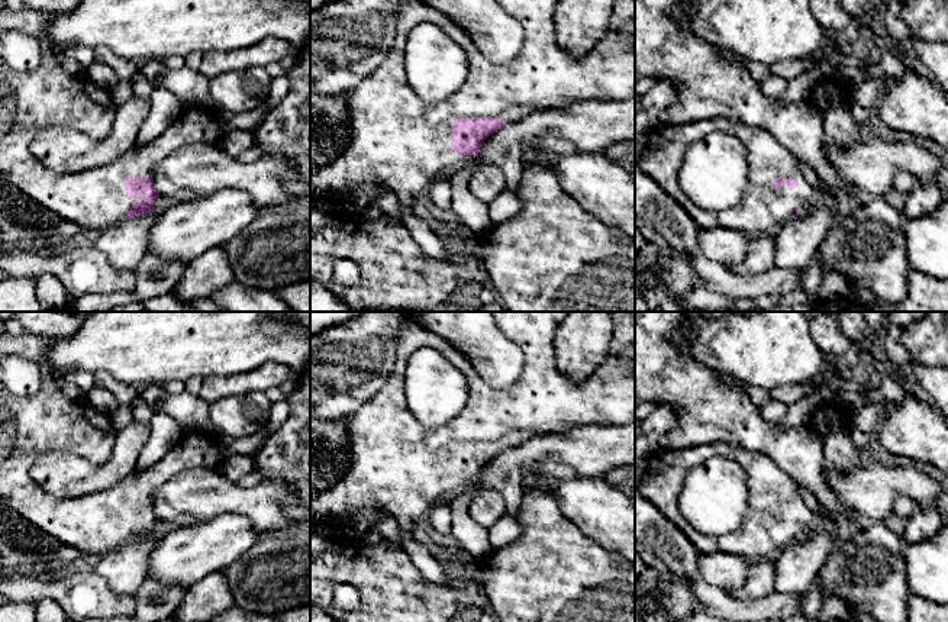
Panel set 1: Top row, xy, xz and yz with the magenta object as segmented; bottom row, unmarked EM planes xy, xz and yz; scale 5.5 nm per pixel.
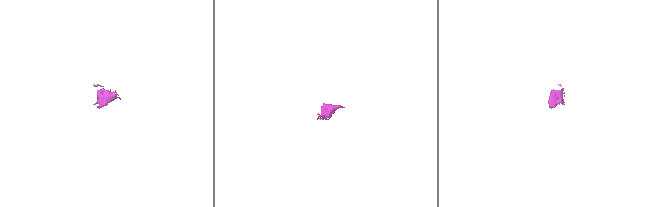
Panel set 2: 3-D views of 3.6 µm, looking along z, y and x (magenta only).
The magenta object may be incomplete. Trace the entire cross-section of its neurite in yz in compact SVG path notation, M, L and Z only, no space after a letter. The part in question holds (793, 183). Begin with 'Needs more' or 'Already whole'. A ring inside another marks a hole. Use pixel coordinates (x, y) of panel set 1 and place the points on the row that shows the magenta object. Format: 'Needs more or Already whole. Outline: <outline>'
Needs more. Outline: M728 117L649 128L639 167L689 212L700 229L735 229L748 238L774 233L794 216L804 215L819 197L791 152L774 135ZM713 130L729 132L742 142L749 168L741 203L725 210L693 206L678 183L687 148Z

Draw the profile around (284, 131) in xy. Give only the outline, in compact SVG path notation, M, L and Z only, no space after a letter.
M310 42L287 71L290 90L252 130L261 154L287 157L310 184Z

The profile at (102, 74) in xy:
M96 59L88 68L86 68L86 75L90 81L110 91L119 81L116 72L100 59Z

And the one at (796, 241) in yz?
M819 200L802 216L794 216L774 232L774 267L804 270L835 222L835 215Z

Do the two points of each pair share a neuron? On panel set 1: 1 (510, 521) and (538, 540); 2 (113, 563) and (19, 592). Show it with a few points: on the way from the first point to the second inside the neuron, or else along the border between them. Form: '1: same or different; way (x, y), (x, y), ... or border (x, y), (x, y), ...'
1: different; border (516, 513), (521, 535), (495, 550)
2: different; border (93, 571), (119, 595)

